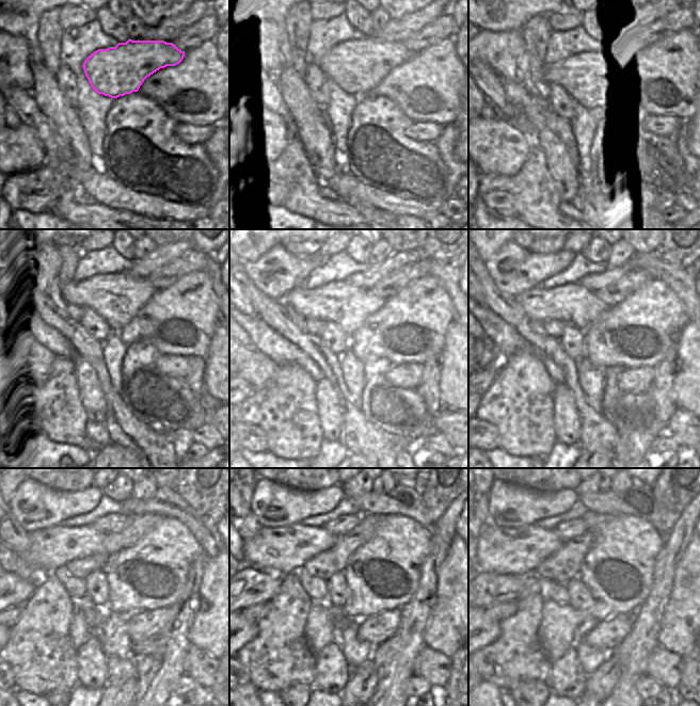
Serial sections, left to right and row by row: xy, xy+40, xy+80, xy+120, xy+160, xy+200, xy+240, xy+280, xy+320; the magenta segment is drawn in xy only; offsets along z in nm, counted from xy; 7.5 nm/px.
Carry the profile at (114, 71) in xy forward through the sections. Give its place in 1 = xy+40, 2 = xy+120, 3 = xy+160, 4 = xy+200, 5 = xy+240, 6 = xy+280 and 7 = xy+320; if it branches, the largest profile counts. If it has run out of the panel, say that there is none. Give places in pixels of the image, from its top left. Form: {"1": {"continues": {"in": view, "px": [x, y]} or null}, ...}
{"1": {"continues": {"in": "xy+40", "px": [355, 67]}}, "2": {"continues": {"in": "xy+120", "px": [114, 299]}}, "3": {"continues": {"in": "xy+160", "px": [347, 306]}}, "4": {"continues": {"in": "xy+200", "px": [571, 303]}}, "5": {"continues": {"in": "xy+240", "px": [51, 548]}}, "6": {"continues": {"in": "xy+280", "px": [281, 550]}}, "7": {"continues": {"in": "xy+320", "px": [499, 549]}}}

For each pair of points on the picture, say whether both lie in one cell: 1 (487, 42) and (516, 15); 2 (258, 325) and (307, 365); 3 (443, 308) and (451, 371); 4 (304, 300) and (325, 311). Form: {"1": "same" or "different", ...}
{"1": "different", "2": "same", "3": "different", "4": "same"}

